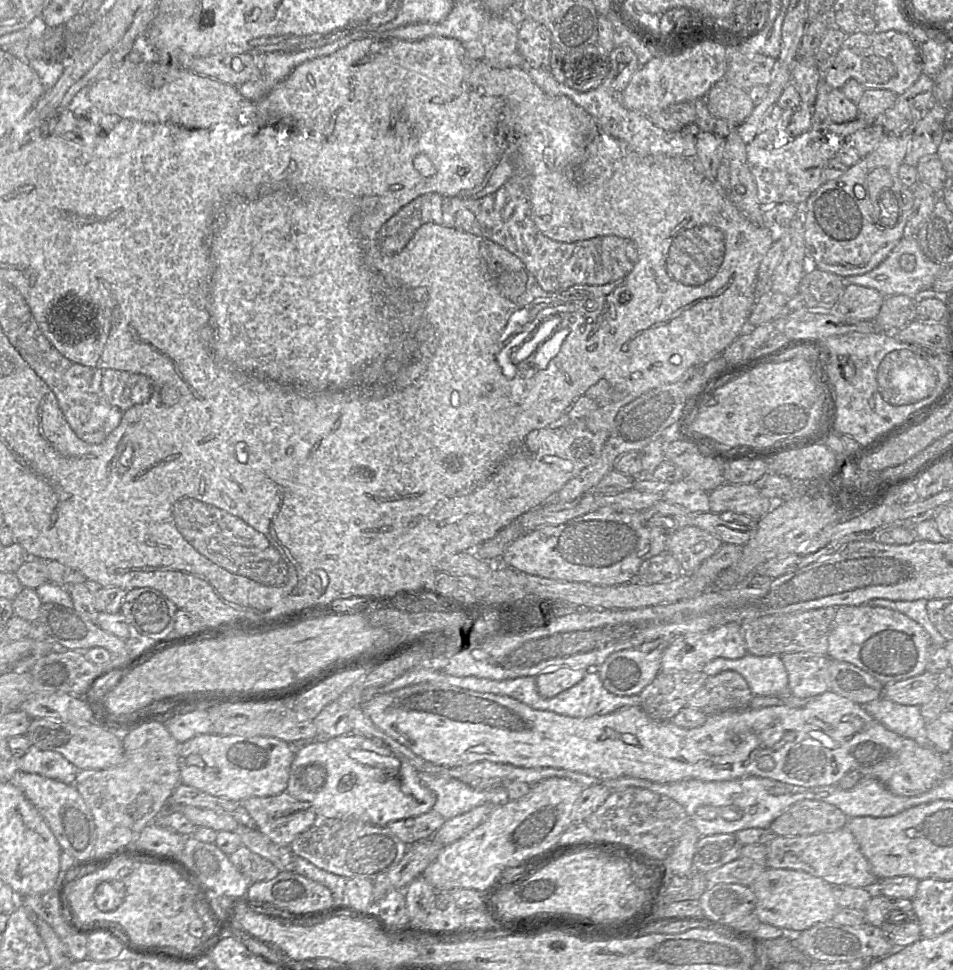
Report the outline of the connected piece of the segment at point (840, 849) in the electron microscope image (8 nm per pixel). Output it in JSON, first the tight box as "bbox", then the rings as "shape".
{"bbox":[765,827,878,888],"shape":[[[846,827],[811,835],[775,836],[768,843],[765,863],[769,868],[805,871],[831,885],[864,888],[878,880],[854,835]]]}

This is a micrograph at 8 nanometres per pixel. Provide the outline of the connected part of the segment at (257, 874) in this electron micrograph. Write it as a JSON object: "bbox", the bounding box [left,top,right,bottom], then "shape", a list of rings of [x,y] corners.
{"bbox":[229,845,280,883],"shape":[[[243,845],[229,855],[229,859],[238,871],[253,883],[272,880],[280,873],[270,861]]]}

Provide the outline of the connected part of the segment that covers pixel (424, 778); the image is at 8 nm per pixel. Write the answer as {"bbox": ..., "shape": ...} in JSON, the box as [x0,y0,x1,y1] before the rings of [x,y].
{"bbox":[418,772,510,820],"shape":[[[418,772],[418,776],[421,782],[436,795],[432,810],[446,820],[484,804],[497,807],[510,801],[509,794],[503,786],[481,790],[452,777],[434,777],[424,772]]]}

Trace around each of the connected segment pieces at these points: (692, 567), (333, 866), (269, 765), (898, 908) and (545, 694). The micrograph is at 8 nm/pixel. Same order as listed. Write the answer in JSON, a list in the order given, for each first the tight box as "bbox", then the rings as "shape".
[{"bbox":[667,525,722,574],"shape":[[[693,525],[674,531],[667,537],[667,551],[678,560],[682,574],[694,573],[722,544],[719,538]]]},{"bbox":[289,817,408,881],"shape":[[[317,817],[315,823],[289,846],[295,856],[306,859],[322,870],[347,879],[370,881],[395,868],[407,853],[408,847],[387,826],[324,817]]]},{"bbox":[180,734,296,801],"shape":[[[199,734],[180,743],[181,784],[235,801],[275,796],[287,788],[296,748],[274,737]]]},{"bbox":[864,894,913,927],"shape":[[[883,894],[872,897],[864,910],[866,922],[878,927],[888,920],[890,914],[913,915],[912,911],[912,899],[888,897]]]},{"bbox":[536,668,587,698],"shape":[[[559,668],[536,677],[537,690],[543,698],[553,698],[579,683],[587,674],[586,669]]]}]

